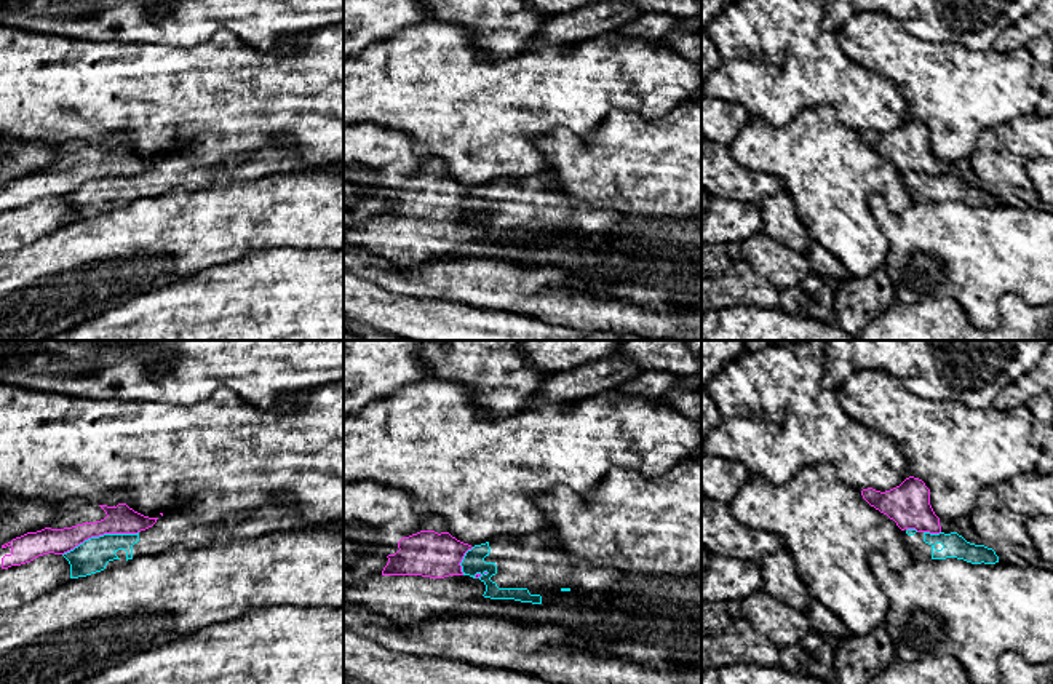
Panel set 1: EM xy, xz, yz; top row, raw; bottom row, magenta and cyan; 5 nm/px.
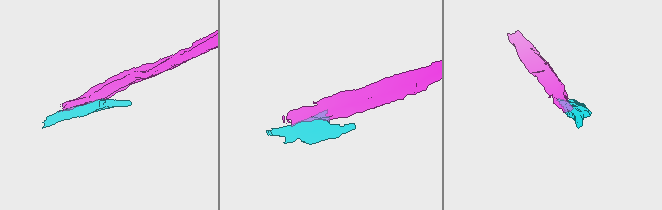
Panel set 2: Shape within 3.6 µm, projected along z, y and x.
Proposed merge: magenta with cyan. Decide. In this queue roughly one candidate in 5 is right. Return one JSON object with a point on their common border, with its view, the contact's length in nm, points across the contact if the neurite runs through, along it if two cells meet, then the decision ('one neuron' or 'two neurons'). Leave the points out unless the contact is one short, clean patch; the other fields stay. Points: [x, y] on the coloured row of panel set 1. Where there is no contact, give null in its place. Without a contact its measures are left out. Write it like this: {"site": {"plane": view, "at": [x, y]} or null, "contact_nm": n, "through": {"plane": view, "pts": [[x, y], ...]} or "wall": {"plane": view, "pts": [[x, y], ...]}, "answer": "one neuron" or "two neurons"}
{"site": {"plane": "xy", "at": [99, 534]}, "contact_nm": 400, "answer": "two neurons"}

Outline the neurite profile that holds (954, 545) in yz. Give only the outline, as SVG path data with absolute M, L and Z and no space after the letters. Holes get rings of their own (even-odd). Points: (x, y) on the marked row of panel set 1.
M916 529L901 531L901 539L912 558L946 559L957 558L972 564L995 564L999 556L992 548L967 542L957 532L930 534Z

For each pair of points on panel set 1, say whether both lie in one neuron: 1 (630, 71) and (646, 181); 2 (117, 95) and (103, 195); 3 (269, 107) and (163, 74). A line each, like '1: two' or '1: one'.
1: two
2: two
3: one

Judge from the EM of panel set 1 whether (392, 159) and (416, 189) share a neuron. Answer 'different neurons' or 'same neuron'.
different neurons

